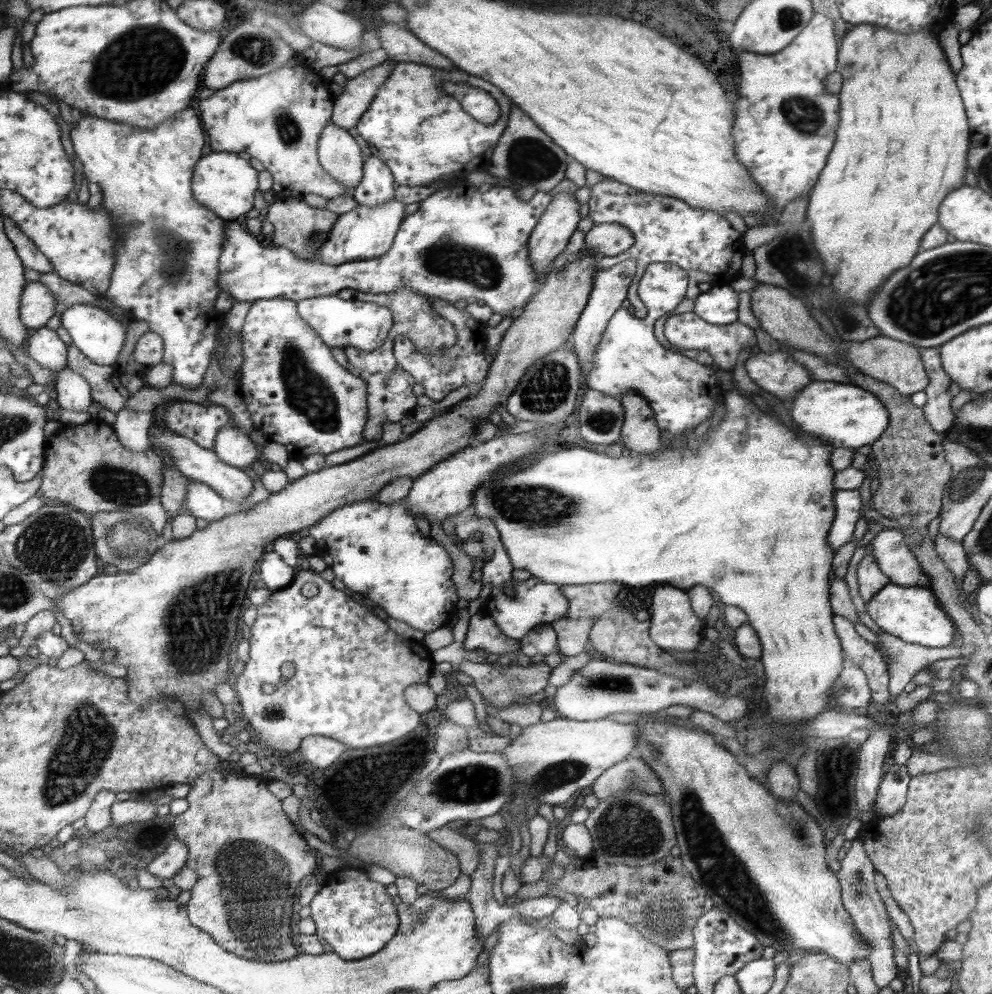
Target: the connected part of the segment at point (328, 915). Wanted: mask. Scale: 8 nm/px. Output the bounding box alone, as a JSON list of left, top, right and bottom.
[311,868,400,960]

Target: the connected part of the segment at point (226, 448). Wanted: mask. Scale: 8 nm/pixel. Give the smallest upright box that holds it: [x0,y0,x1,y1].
[213,421,258,469]

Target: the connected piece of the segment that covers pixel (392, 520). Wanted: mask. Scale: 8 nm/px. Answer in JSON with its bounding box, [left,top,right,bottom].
[309,497,459,635]

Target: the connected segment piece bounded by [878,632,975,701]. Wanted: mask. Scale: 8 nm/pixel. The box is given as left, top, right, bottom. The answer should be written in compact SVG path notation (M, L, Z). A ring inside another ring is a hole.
M887 632L878 636L879 643L885 648L884 658L888 660L890 667L892 701L904 691L913 676L928 664L952 657L969 656L975 649L975 646L950 647L949 645L942 648L928 648L919 644L908 644Z

